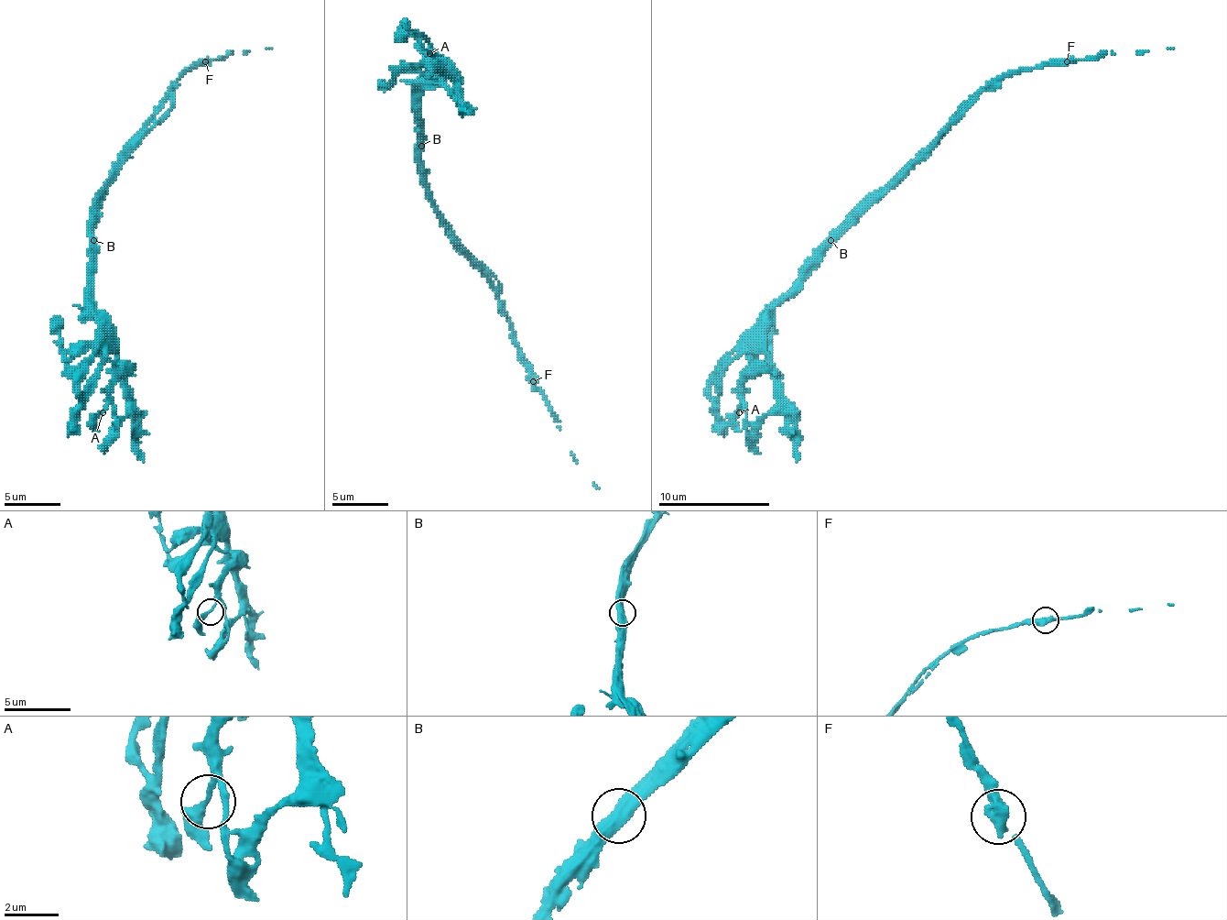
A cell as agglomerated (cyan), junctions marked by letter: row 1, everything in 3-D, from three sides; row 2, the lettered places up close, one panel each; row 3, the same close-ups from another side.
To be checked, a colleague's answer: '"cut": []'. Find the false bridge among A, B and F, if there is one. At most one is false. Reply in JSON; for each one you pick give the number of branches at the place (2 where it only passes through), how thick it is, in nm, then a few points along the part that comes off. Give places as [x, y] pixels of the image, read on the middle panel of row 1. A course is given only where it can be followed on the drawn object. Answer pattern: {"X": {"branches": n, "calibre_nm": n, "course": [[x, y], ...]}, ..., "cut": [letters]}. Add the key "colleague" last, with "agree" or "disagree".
{"B": {"branches": 2, "calibre_nm": 500, "course": [[420, 145], [418, 172], [426, 198], [449, 228], [449, 236], [495, 290], [498, 310], [513, 332], [524, 363]]}, "cut": ["B"], "colleague": "disagree"}

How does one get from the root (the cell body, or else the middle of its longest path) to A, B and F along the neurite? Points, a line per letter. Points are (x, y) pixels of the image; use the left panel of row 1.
A: (115, 174), (93, 230), (93, 316), (102, 324), (104, 353), (121, 366), (110, 403), (102, 411)
B: (115, 174), (104, 185), (99, 216), (93, 224), (93, 241)
F: (115, 174), (115, 166), (171, 107), (171, 87), (196, 62), (205, 62)

